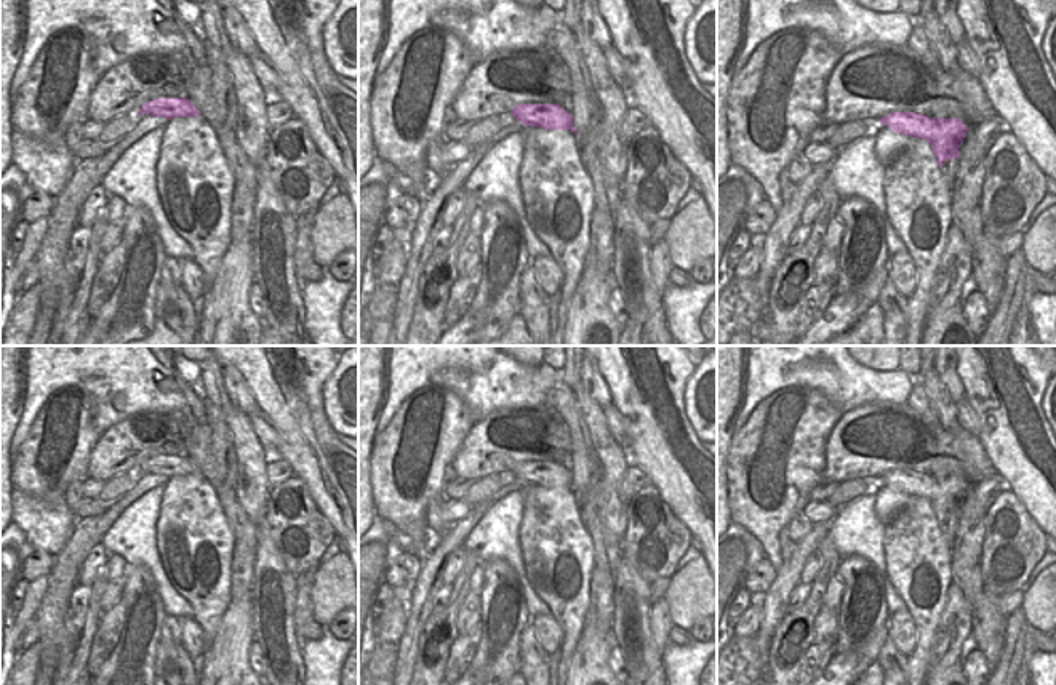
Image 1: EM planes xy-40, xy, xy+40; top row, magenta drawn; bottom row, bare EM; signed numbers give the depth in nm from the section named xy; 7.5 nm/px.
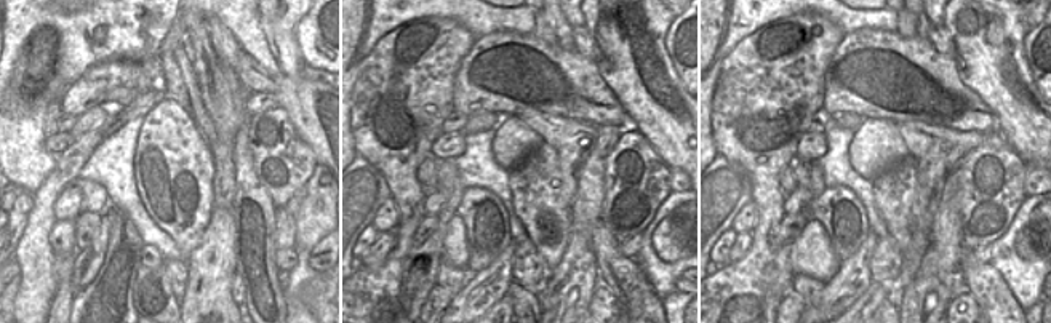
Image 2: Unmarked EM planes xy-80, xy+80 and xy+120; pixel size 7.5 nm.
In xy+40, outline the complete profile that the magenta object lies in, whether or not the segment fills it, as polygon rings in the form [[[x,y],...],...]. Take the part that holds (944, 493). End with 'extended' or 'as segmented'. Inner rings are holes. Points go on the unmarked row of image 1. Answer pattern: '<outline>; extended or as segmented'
[[[891,471],[877,480],[909,496],[928,499],[939,527],[944,520],[958,517],[958,506],[968,490],[960,477],[930,477],[915,471]]]; as segmented

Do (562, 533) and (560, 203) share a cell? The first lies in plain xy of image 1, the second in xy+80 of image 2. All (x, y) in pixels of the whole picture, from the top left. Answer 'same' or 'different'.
same

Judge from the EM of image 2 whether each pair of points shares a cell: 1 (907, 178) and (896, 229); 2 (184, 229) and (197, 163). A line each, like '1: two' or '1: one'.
1: one
2: one

